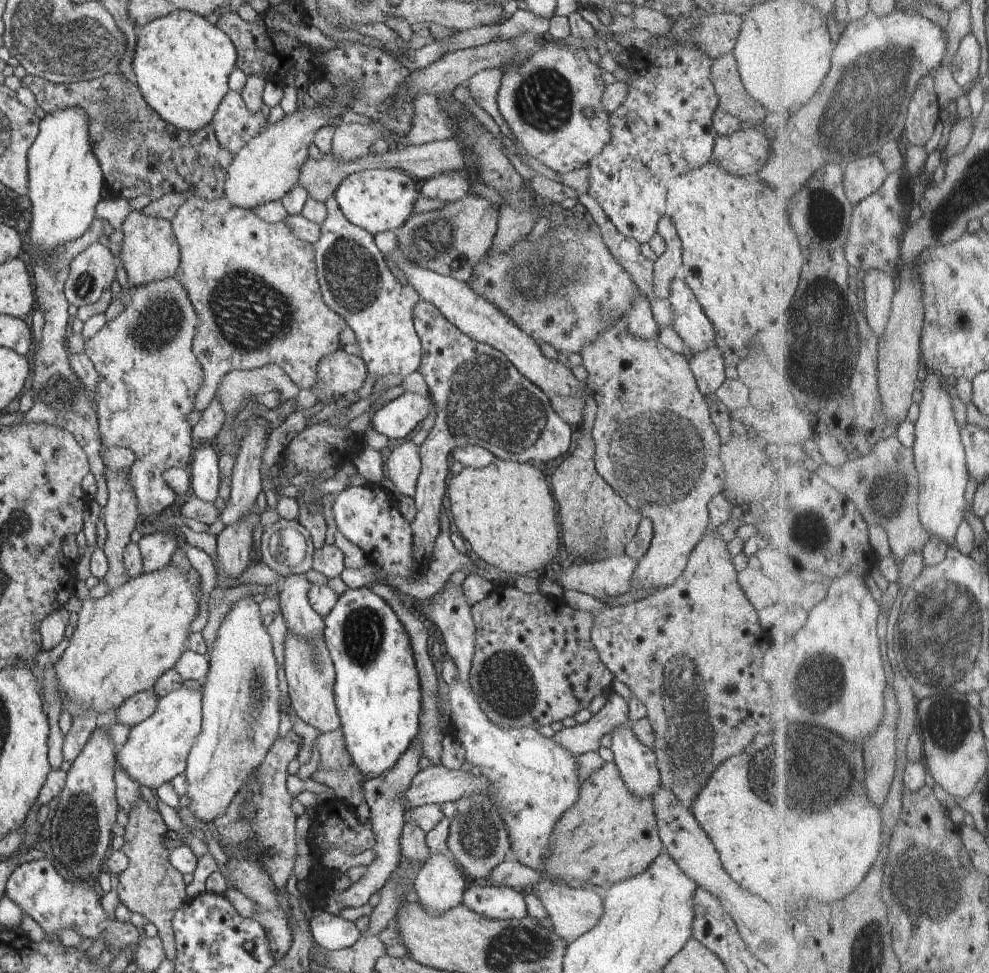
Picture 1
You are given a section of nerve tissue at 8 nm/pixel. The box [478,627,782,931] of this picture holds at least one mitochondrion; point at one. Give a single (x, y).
(688, 743)

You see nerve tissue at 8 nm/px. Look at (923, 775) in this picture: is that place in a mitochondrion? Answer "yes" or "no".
no

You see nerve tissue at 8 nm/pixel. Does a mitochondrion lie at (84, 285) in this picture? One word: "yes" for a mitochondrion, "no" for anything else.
yes

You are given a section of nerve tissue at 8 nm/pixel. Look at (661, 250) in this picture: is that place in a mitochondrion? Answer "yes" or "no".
no

